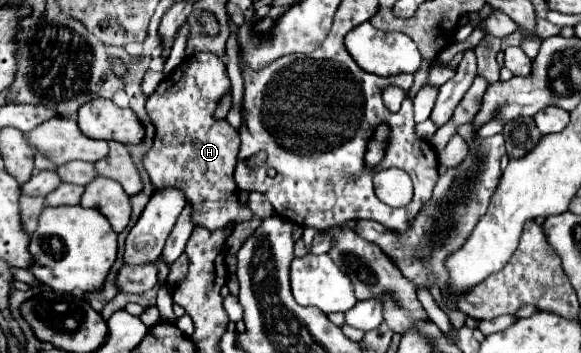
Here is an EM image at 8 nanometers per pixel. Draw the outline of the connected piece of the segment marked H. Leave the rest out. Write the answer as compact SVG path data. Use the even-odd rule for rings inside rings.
M194 53L184 57L182 65L178 65L158 89L148 97L146 109L156 127L156 139L150 151L144 155L142 163L154 183L156 189L164 187L180 187L186 193L188 203L192 205L194 225L206 227L210 231L222 229L228 223L244 223L252 219L252 211L238 197L238 187L234 183L234 165L238 163L238 133L228 125L226 119L214 121L212 113L222 99L222 95L230 91L230 79L226 75L226 65L212 53Z

